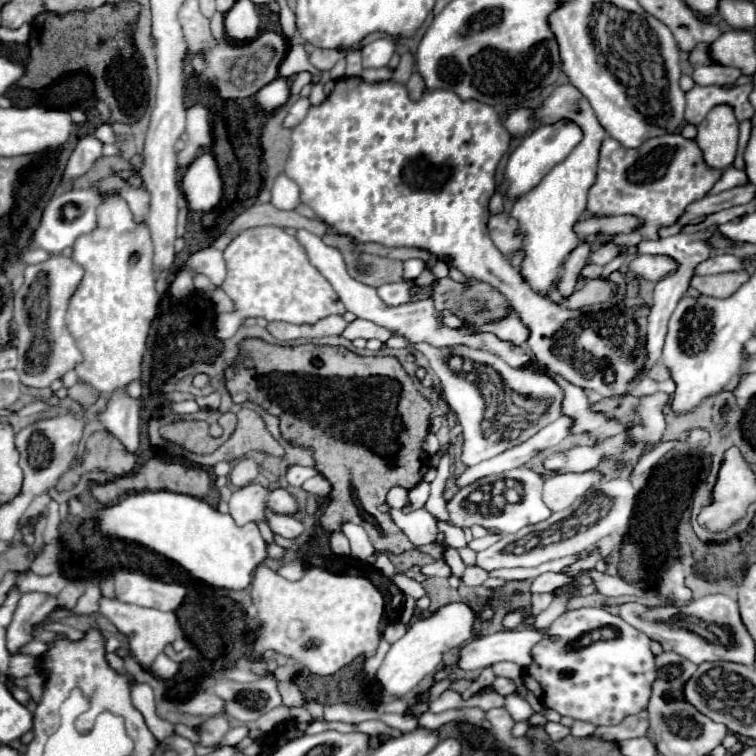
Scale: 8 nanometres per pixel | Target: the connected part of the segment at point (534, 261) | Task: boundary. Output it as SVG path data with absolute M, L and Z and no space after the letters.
M570 83L554 89L554 93L536 109L536 119L542 123L566 119L578 123L584 131L584 139L576 145L576 149L562 163L558 163L532 191L522 195L510 211L510 215L518 219L520 233L524 235L526 257L520 267L520 273L530 281L532 289L548 293L552 281L560 273L564 259L568 257L568 251L572 251L572 247L578 245L578 237L572 231L572 225L582 217L586 209L586 195L596 179L598 149L602 139L606 137L606 131L600 127L584 95L580 95L580 91L576 91L576 87L572 87Z

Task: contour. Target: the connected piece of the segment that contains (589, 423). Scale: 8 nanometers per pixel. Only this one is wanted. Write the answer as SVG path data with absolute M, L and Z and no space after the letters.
M542 367L540 371L548 373L560 385L560 389L564 393L562 415L572 419L570 435L588 435L592 443L602 443L602 441L606 441L622 431L628 431L636 425L632 421L624 421L624 419L612 417L608 413L596 411L582 387L568 383L562 375L556 375L556 373L548 371L546 367Z

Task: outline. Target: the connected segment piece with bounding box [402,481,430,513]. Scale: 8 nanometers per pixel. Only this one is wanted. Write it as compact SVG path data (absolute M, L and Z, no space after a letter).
M422 481L422 483L418 483L416 487L410 489L410 505L404 505L402 511L404 513L412 513L416 509L422 509L426 505L428 497L430 497L430 485Z

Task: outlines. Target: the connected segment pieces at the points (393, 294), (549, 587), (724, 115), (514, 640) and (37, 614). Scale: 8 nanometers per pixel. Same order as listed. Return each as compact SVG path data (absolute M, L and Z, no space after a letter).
M402 281L402 283L388 283L384 287L378 287L378 295L384 303L388 305L402 305L402 303L408 303L410 301L410 281Z
M542 573L542 575L538 575L536 579L534 579L534 583L532 583L532 593L542 593L542 591L554 591L556 587L562 587L562 585L566 585L570 579L566 577L566 575L562 575L562 573Z
M714 107L704 123L698 127L696 143L702 149L702 157L710 169L726 169L736 157L738 123L732 115L732 107Z
M514 629L482 635L460 649L456 665L462 671L478 671L500 661L514 661L522 667L528 667L528 663L532 663L530 649L542 637L544 635L536 629Z
M24 593L14 619L8 627L8 635L6 635L6 647L12 655L20 653L20 649L32 641L32 633L34 627L40 625L54 609L58 607L56 599L44 593Z

